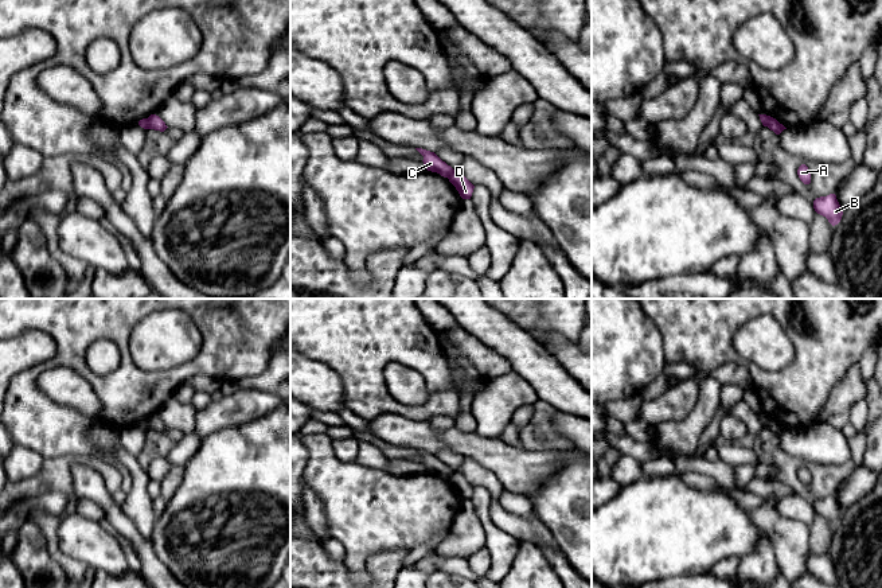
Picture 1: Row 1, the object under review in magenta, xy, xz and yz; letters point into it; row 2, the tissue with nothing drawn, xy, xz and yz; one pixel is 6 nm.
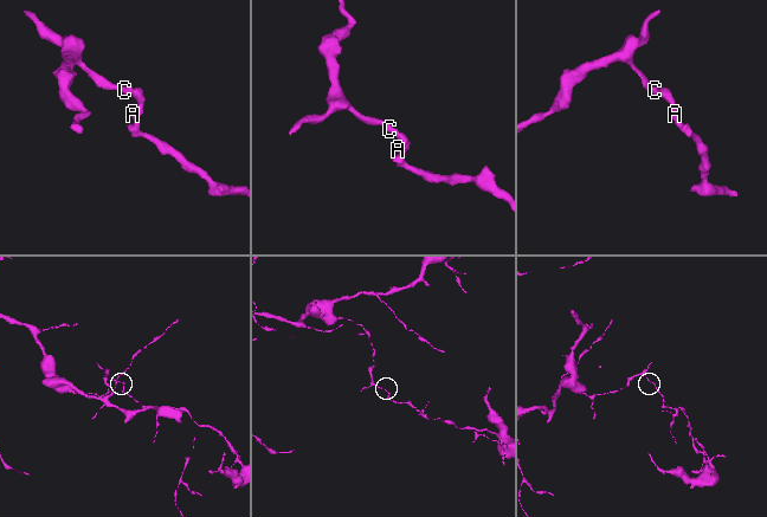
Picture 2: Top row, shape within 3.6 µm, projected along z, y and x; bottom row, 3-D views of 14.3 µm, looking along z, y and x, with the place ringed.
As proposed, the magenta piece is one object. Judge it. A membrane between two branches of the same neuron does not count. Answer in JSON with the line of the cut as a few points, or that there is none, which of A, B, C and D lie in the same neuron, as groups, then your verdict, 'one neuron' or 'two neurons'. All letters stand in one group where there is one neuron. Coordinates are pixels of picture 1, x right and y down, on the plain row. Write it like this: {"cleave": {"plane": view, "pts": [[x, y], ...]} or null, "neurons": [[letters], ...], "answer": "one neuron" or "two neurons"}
{"cleave": {"plane": "xz", "pts": [[455, 471], [448, 479]]}, "neurons": [["A", "B", "D"], ["C"]], "answer": "two neurons"}

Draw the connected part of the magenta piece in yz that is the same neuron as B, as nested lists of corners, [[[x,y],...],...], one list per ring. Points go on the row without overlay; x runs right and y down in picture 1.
[[[835,495],[816,499],[813,502],[813,510],[817,515],[826,518],[832,527],[838,526],[843,517],[843,510]]]

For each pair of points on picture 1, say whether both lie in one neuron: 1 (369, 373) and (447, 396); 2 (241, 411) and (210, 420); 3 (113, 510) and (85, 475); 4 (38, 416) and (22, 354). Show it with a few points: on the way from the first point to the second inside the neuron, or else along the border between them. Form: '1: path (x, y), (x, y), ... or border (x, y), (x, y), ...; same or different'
1: path (390, 355), (413, 355), (432, 374); same
2: path (233, 411), (218, 415); same
3: path (106, 502), (89, 483); same
4: border (54, 353), (14, 376); different

